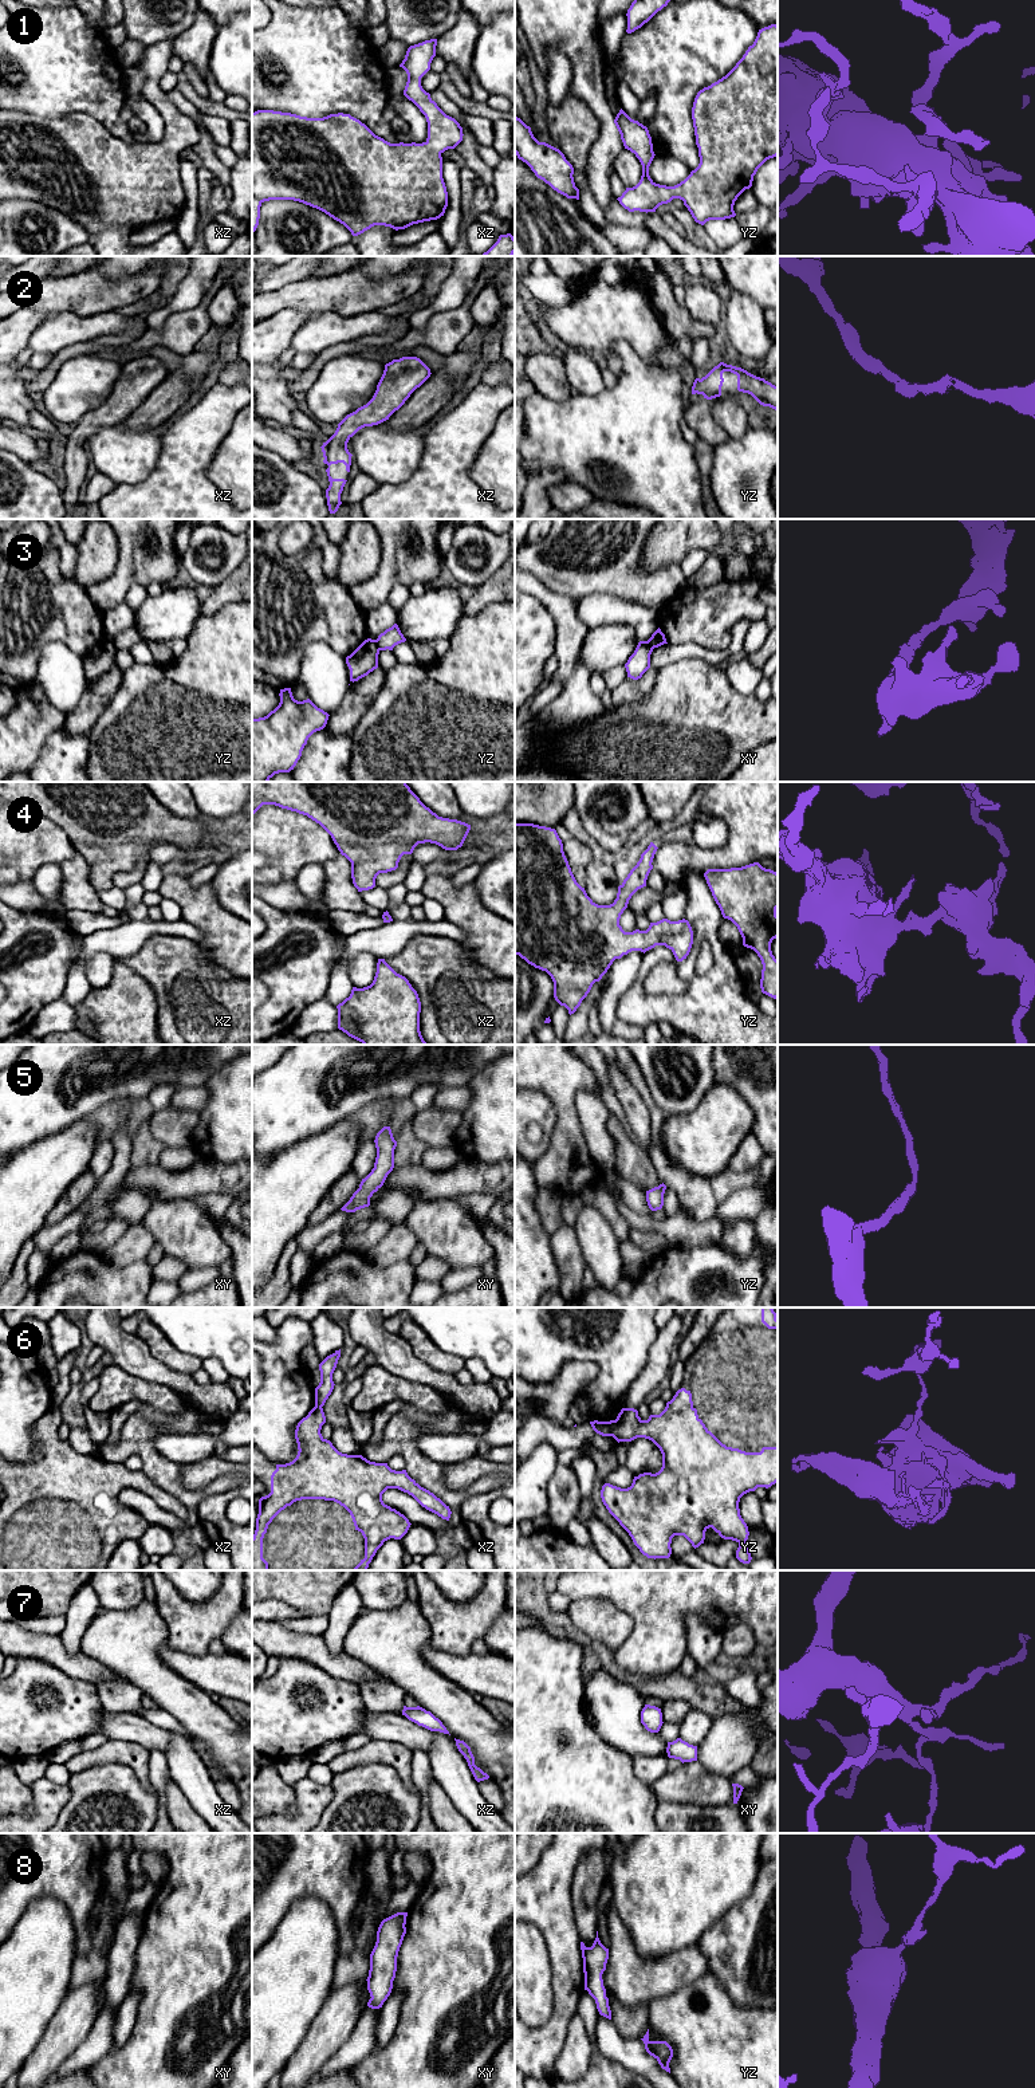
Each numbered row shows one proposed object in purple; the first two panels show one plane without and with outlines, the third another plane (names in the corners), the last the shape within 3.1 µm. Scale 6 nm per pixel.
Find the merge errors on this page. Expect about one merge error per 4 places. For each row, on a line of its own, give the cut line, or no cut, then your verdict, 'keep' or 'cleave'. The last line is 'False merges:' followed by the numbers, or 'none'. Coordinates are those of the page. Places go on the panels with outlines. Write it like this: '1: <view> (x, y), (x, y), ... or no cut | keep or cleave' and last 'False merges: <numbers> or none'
1: no cut | keep
2: no cut | keep
3: yz (374, 640), (380, 649) | cleave
4: no cut | keep
5: no cut | keep
6: yz (616, 1420), (610, 1435) | cleave
7: no cut | keep
8: no cut | keep
False merges: 3, 6

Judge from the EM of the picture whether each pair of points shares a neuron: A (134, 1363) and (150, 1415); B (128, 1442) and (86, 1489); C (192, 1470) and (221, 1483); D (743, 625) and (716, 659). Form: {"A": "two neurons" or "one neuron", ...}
{"A": "two neurons", "B": "two neurons", "C": "two neurons", "D": "one neuron"}

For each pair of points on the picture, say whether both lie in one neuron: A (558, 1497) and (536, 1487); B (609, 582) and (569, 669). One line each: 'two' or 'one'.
A: two
B: two

